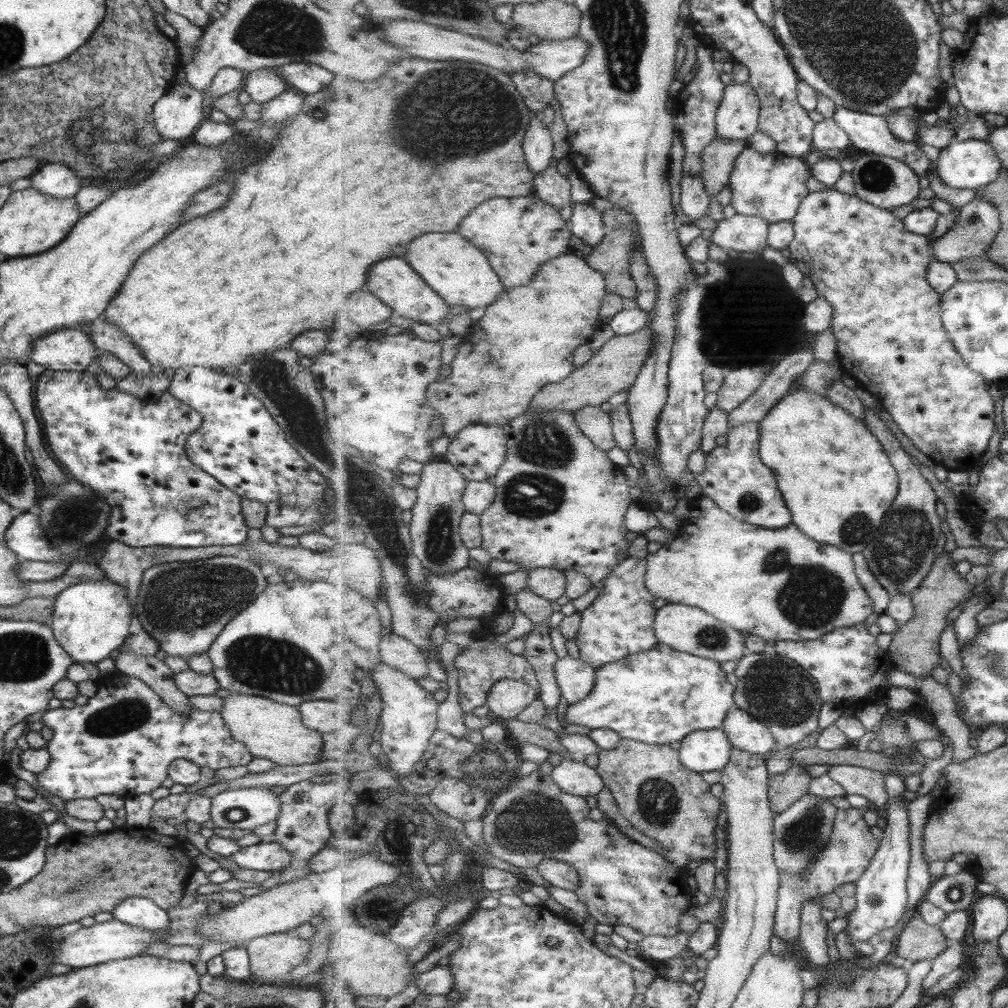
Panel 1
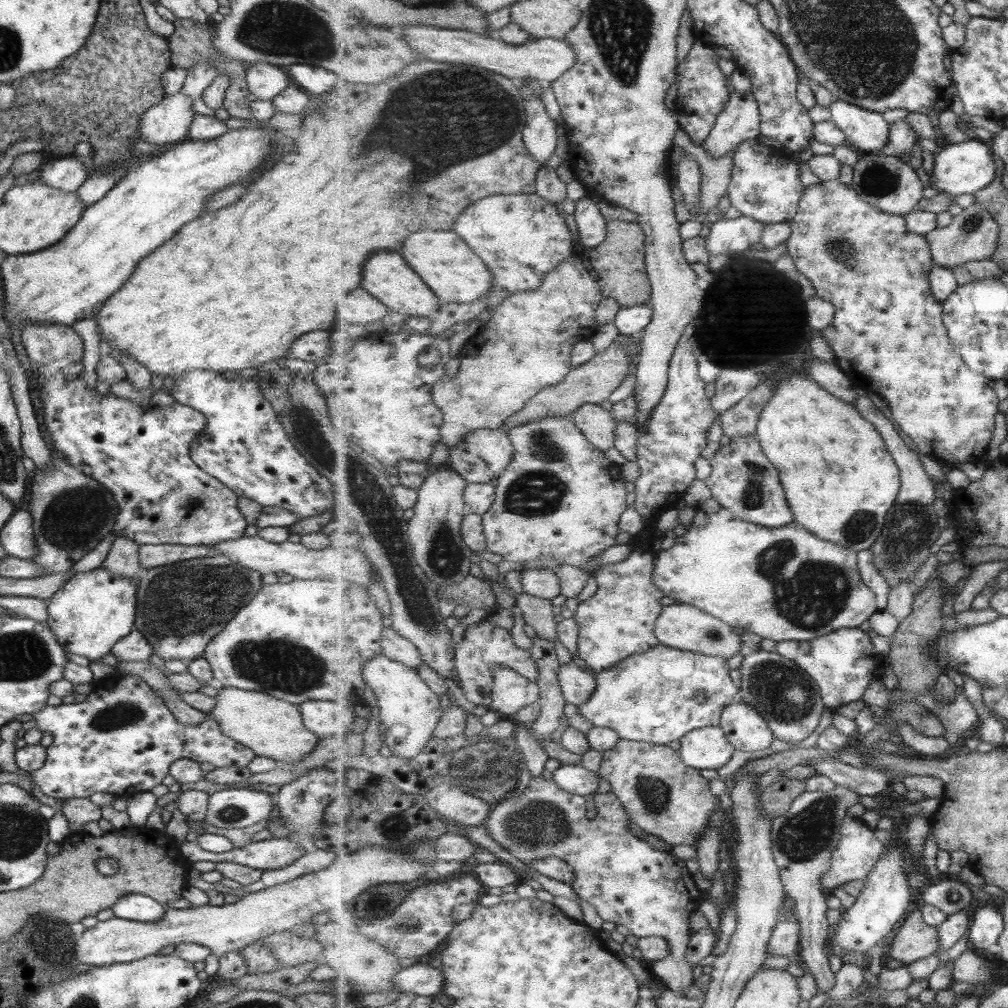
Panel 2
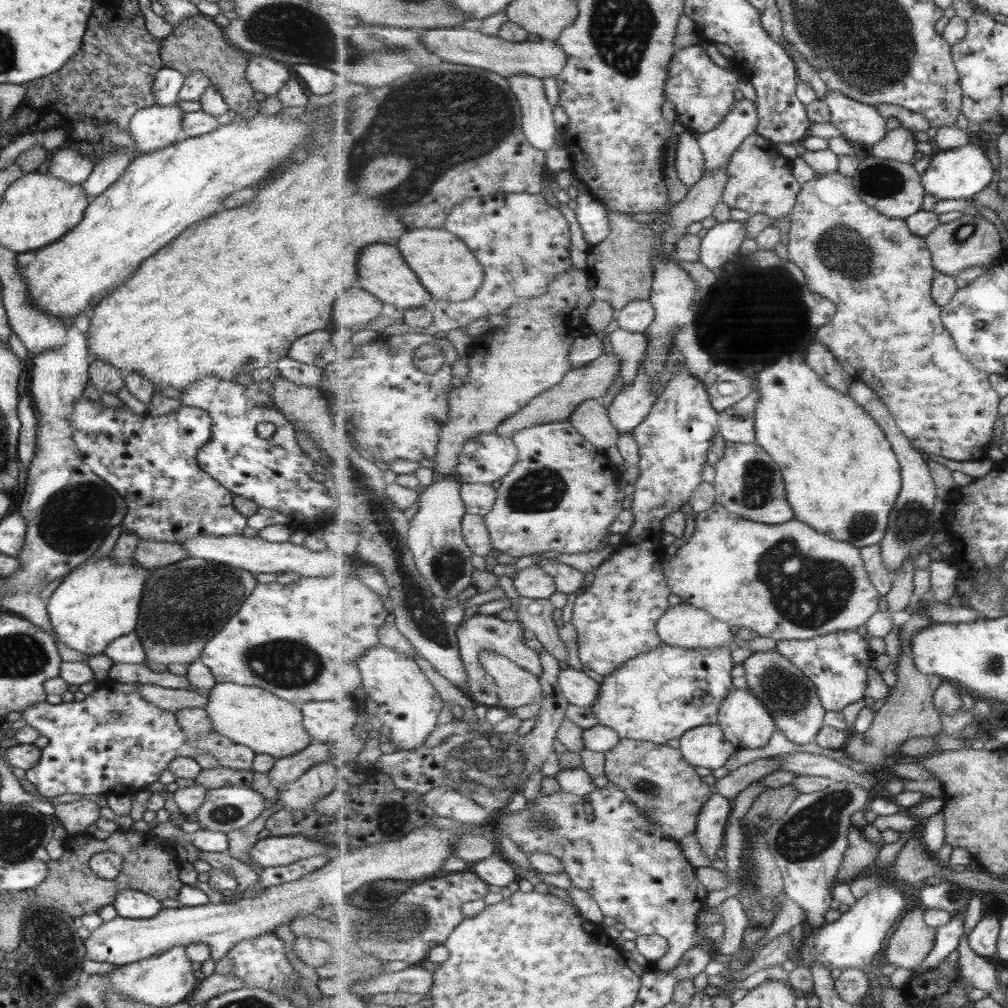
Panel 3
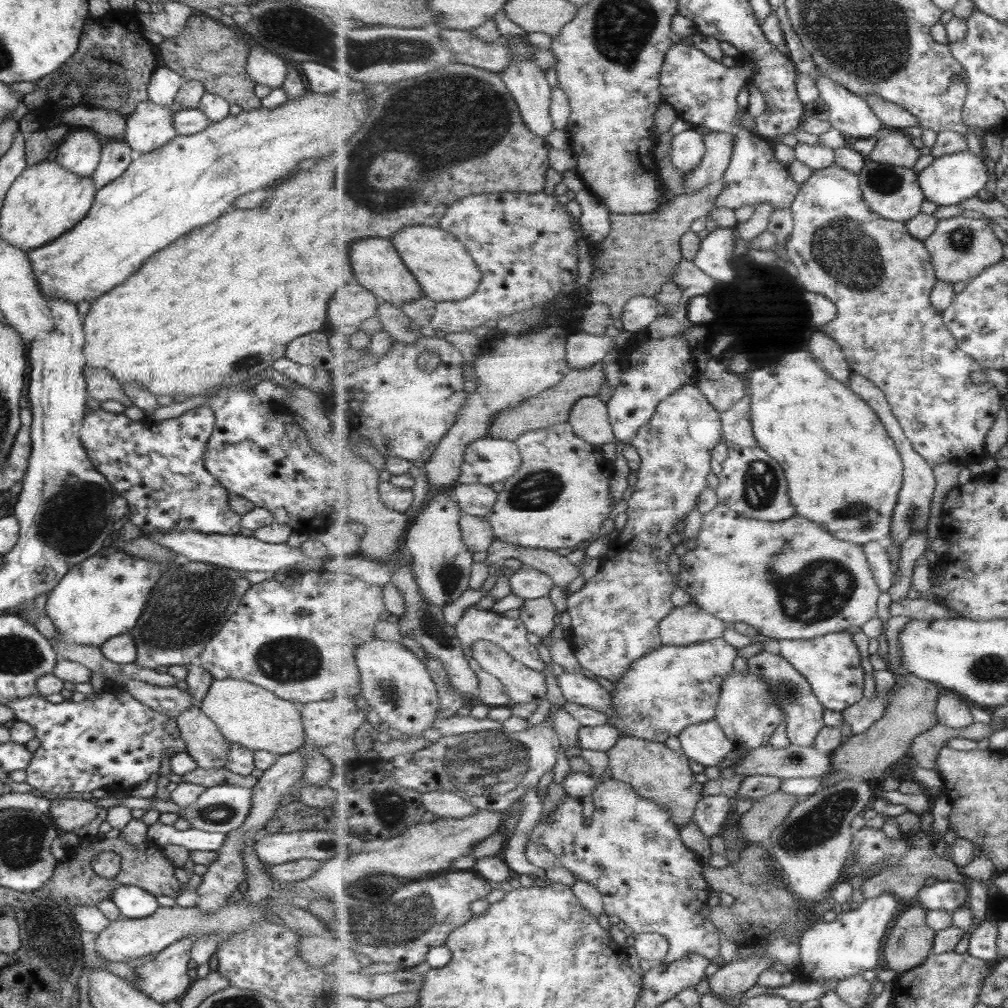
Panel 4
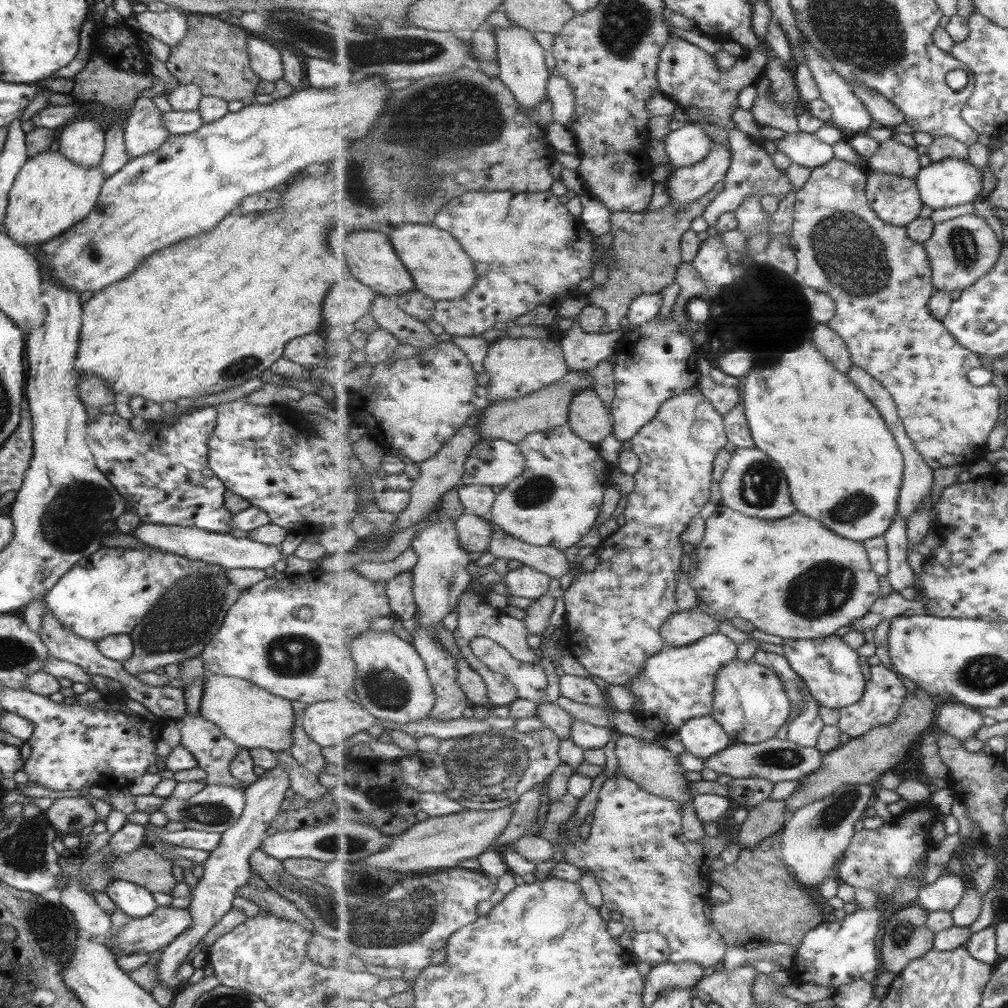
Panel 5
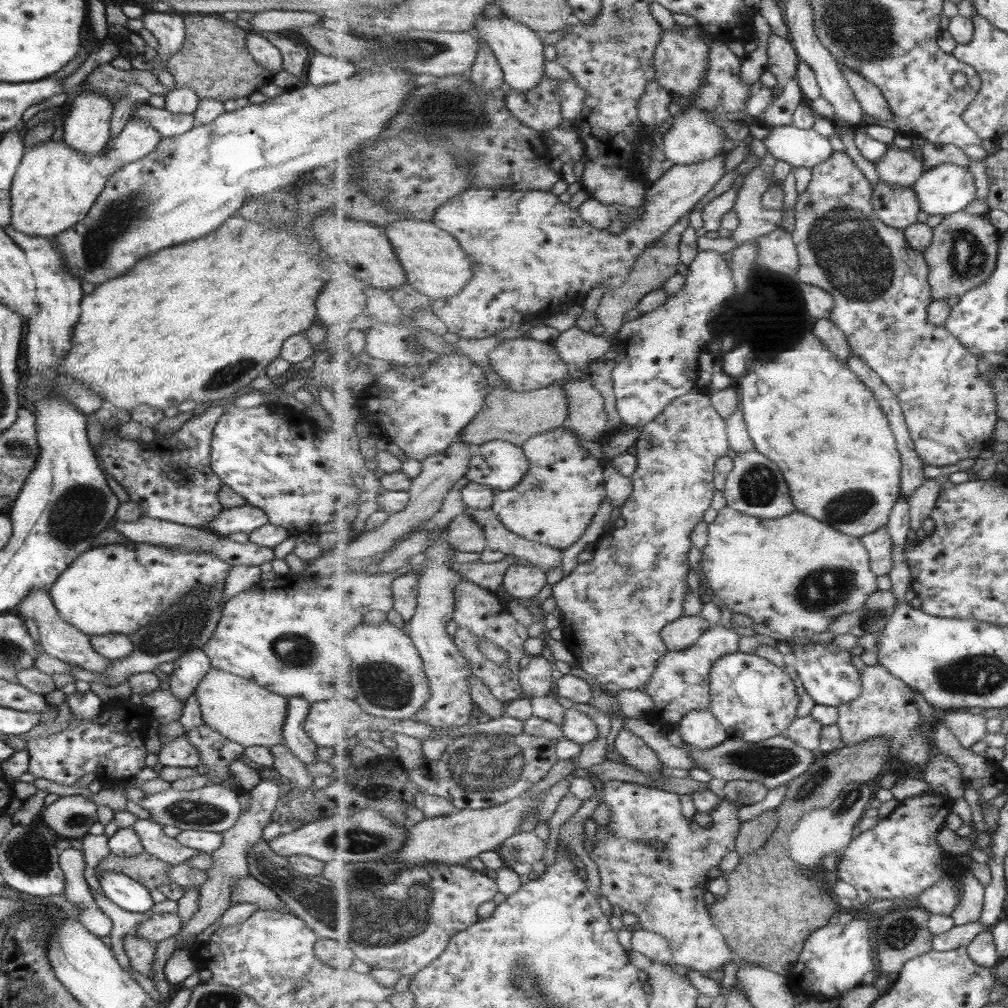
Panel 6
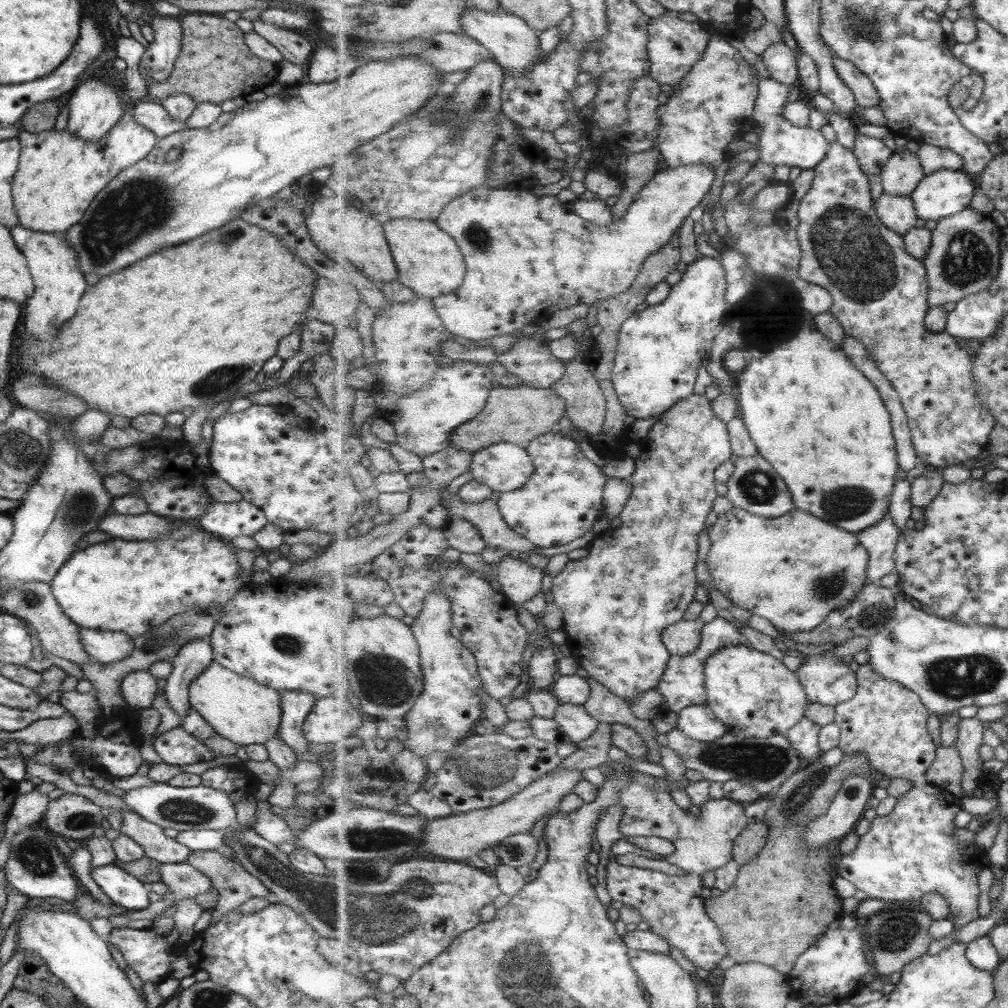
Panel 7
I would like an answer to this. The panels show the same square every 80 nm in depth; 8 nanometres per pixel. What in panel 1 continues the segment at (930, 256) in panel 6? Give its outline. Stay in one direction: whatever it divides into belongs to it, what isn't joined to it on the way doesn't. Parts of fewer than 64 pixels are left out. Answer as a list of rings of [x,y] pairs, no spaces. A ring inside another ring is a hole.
[[[973,199],[963,206],[956,218],[956,223],[949,227],[947,232],[931,244],[933,256],[941,262],[961,262],[965,258],[972,258],[982,250],[990,248],[1002,229],[998,208],[988,200]]]

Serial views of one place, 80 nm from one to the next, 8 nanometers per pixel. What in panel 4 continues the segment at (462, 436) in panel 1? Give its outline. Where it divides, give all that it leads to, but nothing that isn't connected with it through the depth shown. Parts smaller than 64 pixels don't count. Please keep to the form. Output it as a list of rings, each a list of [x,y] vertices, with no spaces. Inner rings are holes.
[[[486,436],[468,446],[458,484],[505,483],[520,469],[523,459],[518,443]]]

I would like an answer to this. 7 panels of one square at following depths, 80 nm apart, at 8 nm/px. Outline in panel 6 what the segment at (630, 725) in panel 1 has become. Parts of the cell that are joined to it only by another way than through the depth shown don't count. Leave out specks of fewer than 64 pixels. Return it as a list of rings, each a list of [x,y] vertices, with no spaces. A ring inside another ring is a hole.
[[[716,625],[685,651],[669,650],[657,665],[651,682],[643,688],[656,702],[656,708],[646,718],[659,723],[662,729],[677,730],[682,718],[691,711],[709,708],[711,704],[710,678],[714,662],[739,650],[739,636],[733,630]]]

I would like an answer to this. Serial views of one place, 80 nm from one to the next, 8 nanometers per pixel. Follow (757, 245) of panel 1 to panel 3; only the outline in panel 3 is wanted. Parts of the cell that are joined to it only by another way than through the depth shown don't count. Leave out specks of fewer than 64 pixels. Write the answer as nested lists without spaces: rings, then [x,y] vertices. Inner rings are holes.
[[[718,222],[709,229],[702,238],[701,258],[702,262],[709,270],[712,270],[719,278],[722,276],[721,266],[727,262],[731,254],[741,248],[745,238],[748,236],[746,222]]]

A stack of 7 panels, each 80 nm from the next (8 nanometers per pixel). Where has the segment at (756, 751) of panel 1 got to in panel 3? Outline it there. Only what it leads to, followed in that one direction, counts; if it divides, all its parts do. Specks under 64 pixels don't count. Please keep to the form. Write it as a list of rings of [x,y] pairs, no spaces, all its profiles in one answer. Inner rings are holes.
[[[743,681],[735,683],[735,686],[722,702],[722,708],[718,714],[718,725],[722,727],[729,742],[734,743],[738,749],[742,748],[763,748],[773,732],[777,729],[774,716],[766,704],[754,695]]]

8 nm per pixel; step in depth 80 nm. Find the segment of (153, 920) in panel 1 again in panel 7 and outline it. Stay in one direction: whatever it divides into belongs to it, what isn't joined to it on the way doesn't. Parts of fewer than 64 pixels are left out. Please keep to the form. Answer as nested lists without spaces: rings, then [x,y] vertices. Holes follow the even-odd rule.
[[[113,863],[92,868],[90,877],[113,905],[140,911],[149,904],[147,885],[139,882],[134,876],[127,874]]]

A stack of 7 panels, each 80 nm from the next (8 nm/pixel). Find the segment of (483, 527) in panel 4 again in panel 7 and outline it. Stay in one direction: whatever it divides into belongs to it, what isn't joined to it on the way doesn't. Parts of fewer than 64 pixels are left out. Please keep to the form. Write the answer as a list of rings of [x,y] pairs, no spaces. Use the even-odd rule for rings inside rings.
[[[450,517],[444,531],[450,547],[461,553],[480,554],[489,548],[477,527],[463,518]]]

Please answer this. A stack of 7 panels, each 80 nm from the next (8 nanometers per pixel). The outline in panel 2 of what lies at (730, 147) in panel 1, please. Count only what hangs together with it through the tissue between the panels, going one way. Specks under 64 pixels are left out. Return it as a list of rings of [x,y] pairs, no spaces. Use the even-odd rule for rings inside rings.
[[[681,128],[675,132],[673,146],[680,148],[685,154],[691,154],[699,161],[702,168],[702,187],[700,207],[695,213],[711,212],[719,204],[719,200],[728,194],[737,150],[731,151],[729,155],[713,158],[707,153],[707,149],[693,144],[689,135]]]

